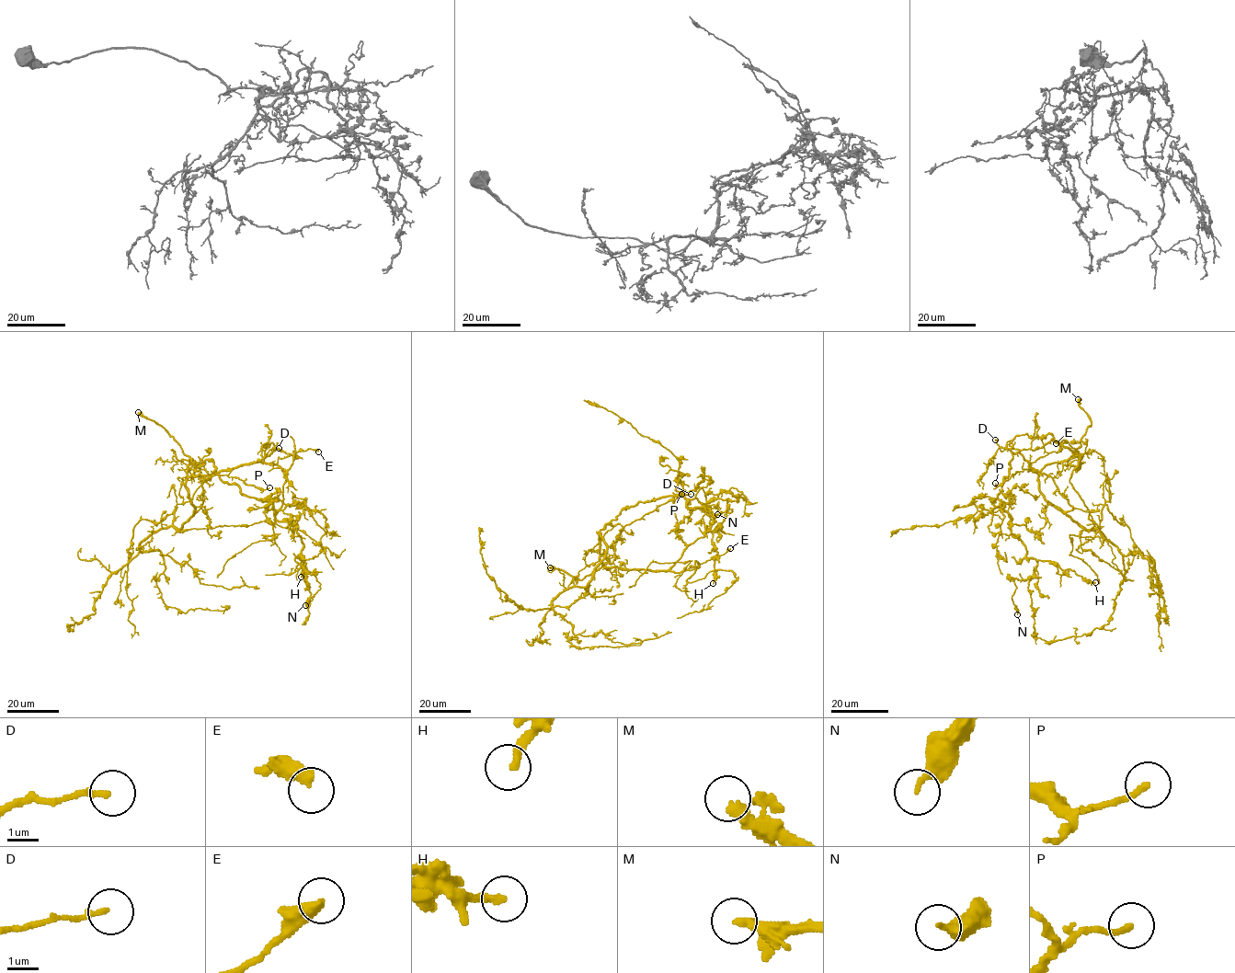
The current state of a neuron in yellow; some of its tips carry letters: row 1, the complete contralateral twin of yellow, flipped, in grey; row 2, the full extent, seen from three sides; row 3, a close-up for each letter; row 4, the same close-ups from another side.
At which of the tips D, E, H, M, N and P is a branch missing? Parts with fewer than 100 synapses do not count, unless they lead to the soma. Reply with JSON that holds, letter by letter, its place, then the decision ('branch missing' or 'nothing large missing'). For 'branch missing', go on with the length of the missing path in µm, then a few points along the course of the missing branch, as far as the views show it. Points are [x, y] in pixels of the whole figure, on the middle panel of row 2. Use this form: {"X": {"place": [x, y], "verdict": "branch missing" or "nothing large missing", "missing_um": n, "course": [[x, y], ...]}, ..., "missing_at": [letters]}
{"D": {"place": [691, 494], "verdict": "nothing large missing"}, "E": {"place": [730, 548], "verdict": "nothing large missing"}, "H": {"place": [713, 583], "verdict": "nothing large missing"}, "M": {"place": [550, 567], "verdict": "branch missing", "missing_um": 40, "course": [[550, 567], [475, 557], [468, 551]]}, "N": {"place": [717, 514], "verdict": "nothing large missing"}, "P": {"place": [681, 494], "verdict": "nothing large missing"}, "missing_at": ["M"]}

